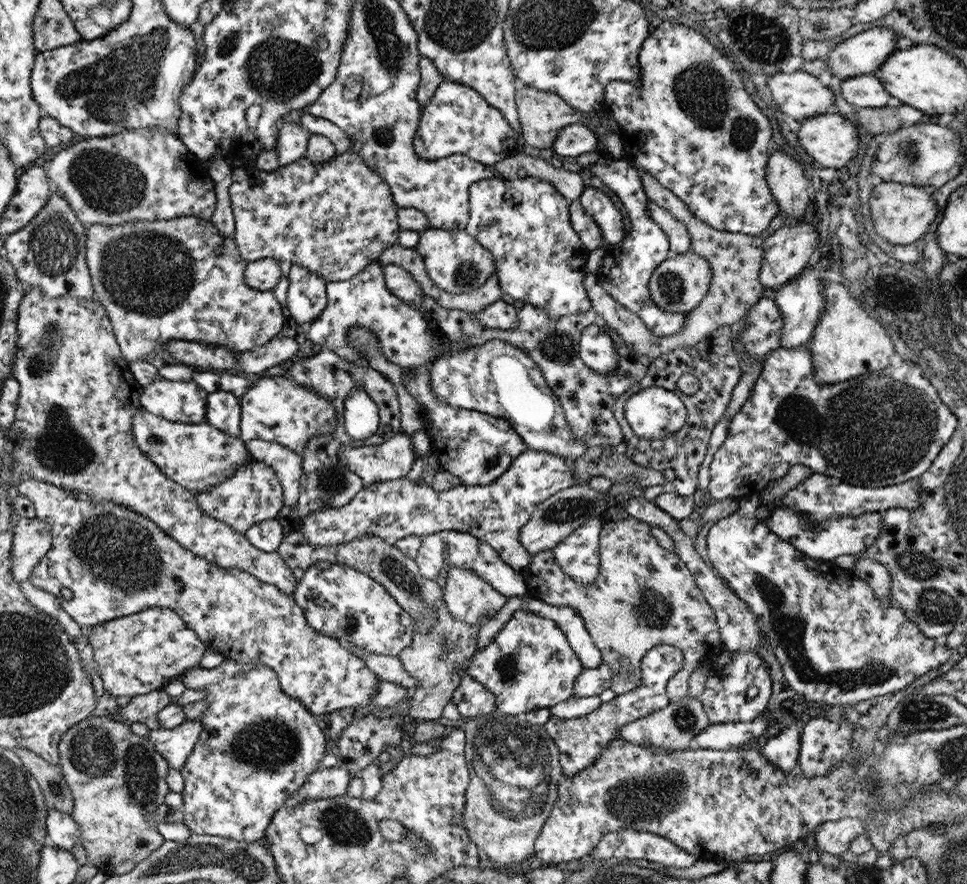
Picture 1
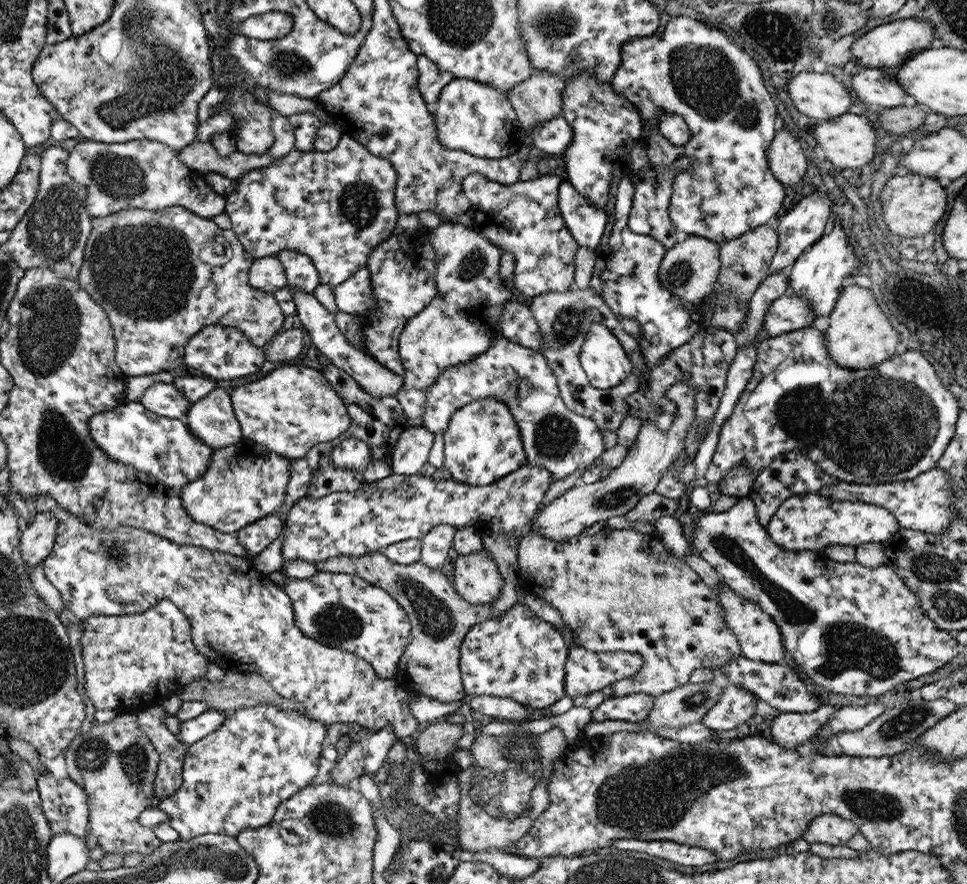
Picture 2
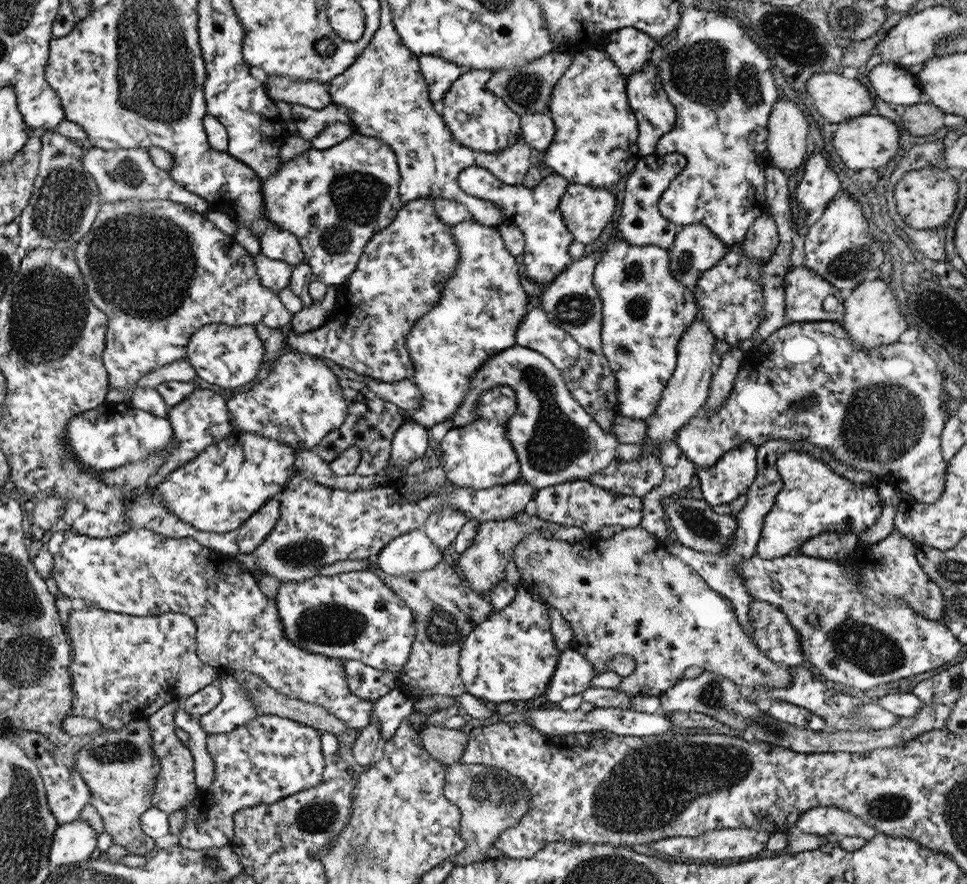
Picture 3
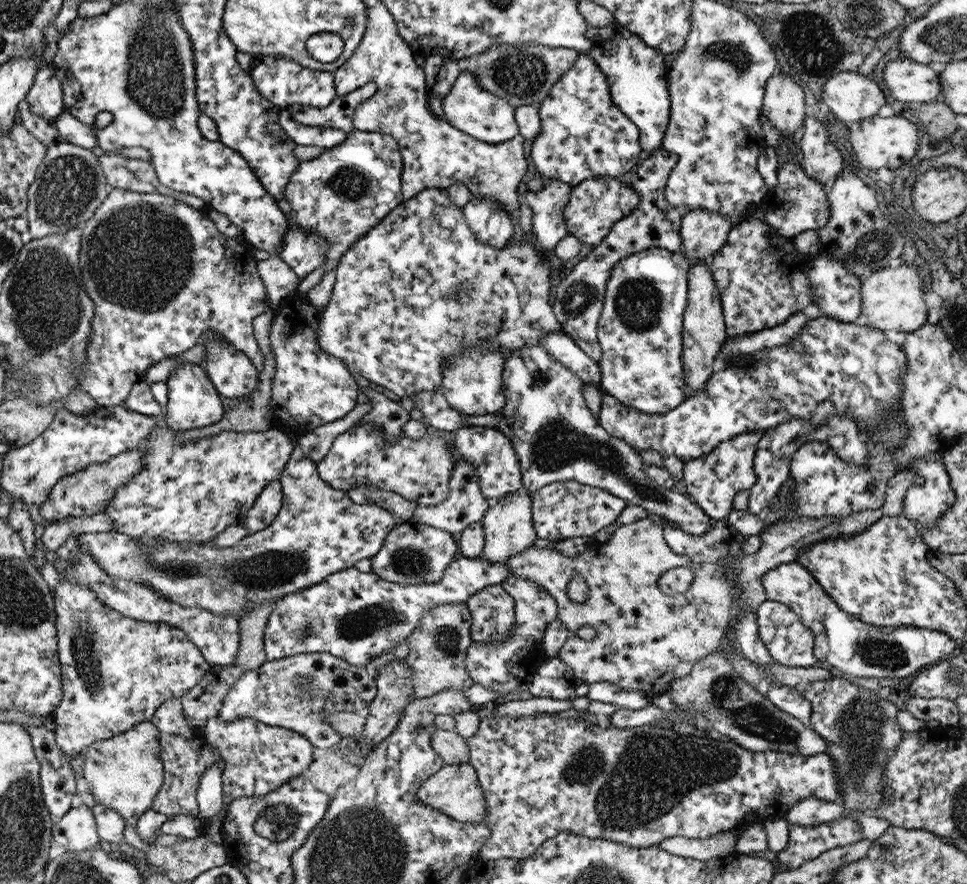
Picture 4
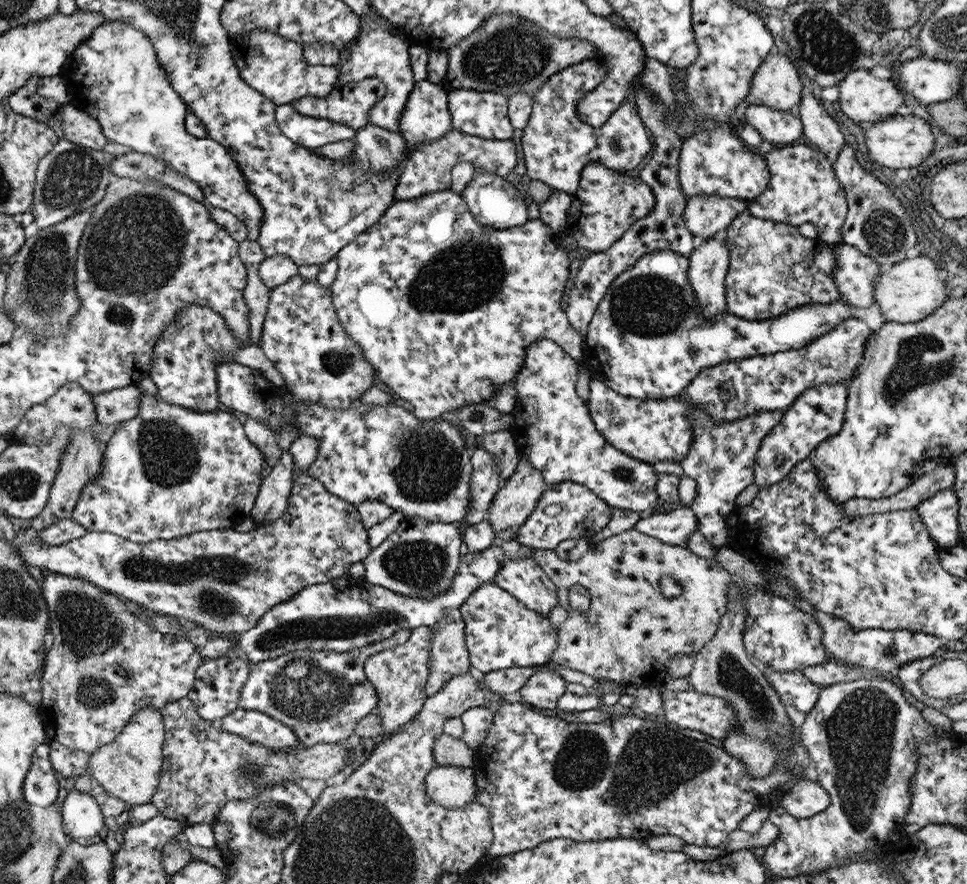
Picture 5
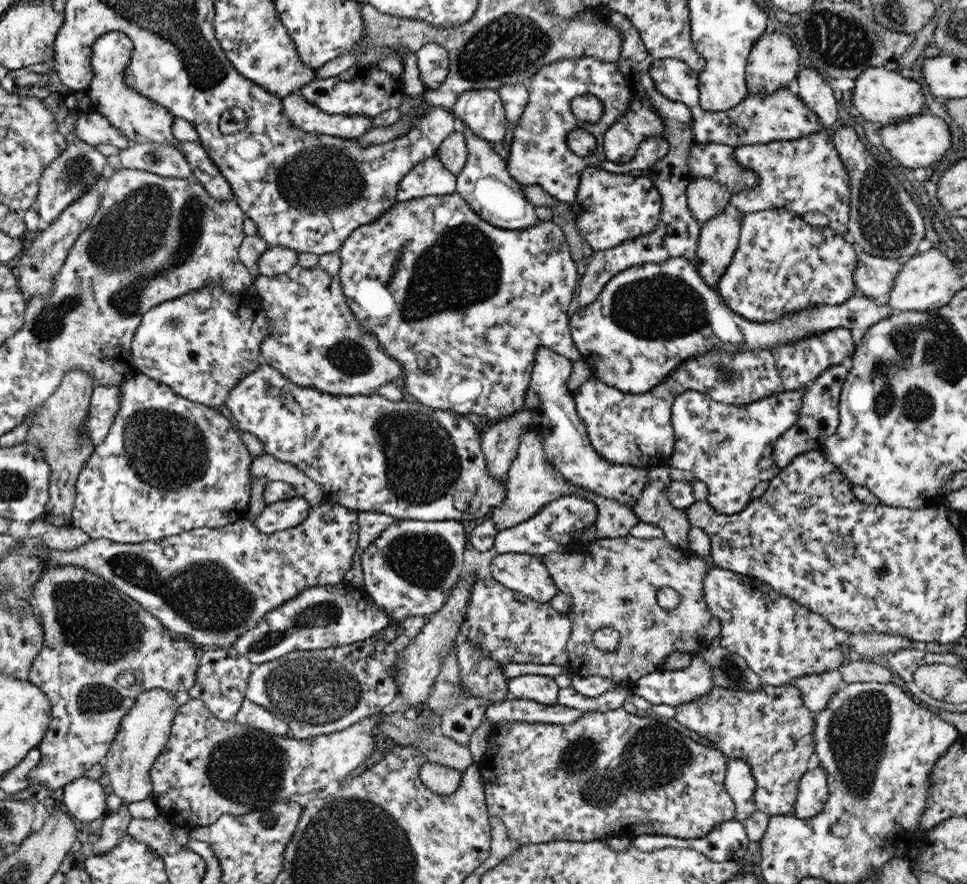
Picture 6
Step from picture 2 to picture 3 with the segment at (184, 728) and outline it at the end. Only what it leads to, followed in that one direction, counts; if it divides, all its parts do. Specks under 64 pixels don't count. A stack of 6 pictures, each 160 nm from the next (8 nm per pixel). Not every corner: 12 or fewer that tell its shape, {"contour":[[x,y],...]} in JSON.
{"contour":[[219,671],[222,701],[198,718],[208,734],[262,713],[233,674]]}

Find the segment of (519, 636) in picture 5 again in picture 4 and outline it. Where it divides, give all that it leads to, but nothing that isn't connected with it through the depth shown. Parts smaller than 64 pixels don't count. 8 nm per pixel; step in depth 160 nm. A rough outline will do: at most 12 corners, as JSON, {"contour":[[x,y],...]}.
{"contour":[[501,584],[465,602],[473,642],[492,644],[511,634],[515,599]]}

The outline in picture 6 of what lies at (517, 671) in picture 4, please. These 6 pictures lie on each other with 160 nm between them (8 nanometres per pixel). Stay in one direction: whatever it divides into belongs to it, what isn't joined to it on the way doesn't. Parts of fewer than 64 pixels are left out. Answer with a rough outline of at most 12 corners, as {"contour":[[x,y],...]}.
{"contour":[[507,553],[490,564],[502,586],[536,602],[559,591],[540,555]]}

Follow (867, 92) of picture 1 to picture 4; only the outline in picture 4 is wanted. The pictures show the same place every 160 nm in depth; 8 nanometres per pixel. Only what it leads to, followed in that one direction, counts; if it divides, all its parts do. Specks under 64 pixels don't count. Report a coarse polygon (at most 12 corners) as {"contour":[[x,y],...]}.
{"contour":[[902,56],[883,68],[900,102],[940,98],[939,74]]}

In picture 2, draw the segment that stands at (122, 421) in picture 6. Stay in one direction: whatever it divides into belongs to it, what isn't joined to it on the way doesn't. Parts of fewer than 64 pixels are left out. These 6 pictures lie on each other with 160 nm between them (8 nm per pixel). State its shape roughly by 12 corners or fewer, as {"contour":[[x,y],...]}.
{"contour":[[242,439],[180,488],[196,522],[238,534],[278,512],[291,460]]}

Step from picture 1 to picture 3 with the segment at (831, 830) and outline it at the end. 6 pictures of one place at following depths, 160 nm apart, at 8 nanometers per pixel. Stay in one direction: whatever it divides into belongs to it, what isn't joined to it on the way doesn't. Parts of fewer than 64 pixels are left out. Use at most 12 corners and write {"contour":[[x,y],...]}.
{"contour":[[830,805],[805,810],[802,833],[869,841],[874,827]]}

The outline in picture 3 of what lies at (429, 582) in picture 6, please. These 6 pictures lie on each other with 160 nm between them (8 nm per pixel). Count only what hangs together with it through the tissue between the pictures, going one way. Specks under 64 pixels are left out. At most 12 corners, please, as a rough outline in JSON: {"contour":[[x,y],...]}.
{"contour":[[422,528],[395,538],[377,556],[386,574],[436,569],[441,548]]}

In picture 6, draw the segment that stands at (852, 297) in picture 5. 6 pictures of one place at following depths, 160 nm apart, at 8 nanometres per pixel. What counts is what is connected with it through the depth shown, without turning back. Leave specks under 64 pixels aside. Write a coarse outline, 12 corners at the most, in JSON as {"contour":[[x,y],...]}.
{"contour":[[859,250],[854,282],[865,297],[890,292],[903,260]]}

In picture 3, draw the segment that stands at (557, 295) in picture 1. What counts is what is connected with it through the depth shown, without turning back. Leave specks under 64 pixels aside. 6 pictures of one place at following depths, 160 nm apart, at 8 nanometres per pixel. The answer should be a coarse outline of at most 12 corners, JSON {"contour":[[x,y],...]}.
{"contour":[[469,166],[459,185],[524,235],[525,274],[550,284],[572,264],[559,209],[570,184],[545,172],[532,188]]}

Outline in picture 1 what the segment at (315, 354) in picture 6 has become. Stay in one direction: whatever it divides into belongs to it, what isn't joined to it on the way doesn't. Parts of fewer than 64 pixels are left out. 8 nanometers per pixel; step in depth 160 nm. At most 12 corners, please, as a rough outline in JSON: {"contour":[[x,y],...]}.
{"contour":[[286,375],[240,397],[239,438],[300,455],[336,429],[335,406]]}

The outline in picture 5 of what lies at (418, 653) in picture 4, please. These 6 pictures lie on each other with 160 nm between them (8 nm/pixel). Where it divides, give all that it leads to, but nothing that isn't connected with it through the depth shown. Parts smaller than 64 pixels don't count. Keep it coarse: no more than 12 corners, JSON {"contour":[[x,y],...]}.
{"contour":[[464,621],[434,625],[427,697],[474,670]]}

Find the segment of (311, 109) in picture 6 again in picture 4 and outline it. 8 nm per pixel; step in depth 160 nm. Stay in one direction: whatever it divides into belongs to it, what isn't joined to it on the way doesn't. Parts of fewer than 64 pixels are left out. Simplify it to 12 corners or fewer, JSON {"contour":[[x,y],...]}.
{"contour":[[287,108],[279,122],[300,146],[325,150],[347,140],[336,127],[296,122]]}

